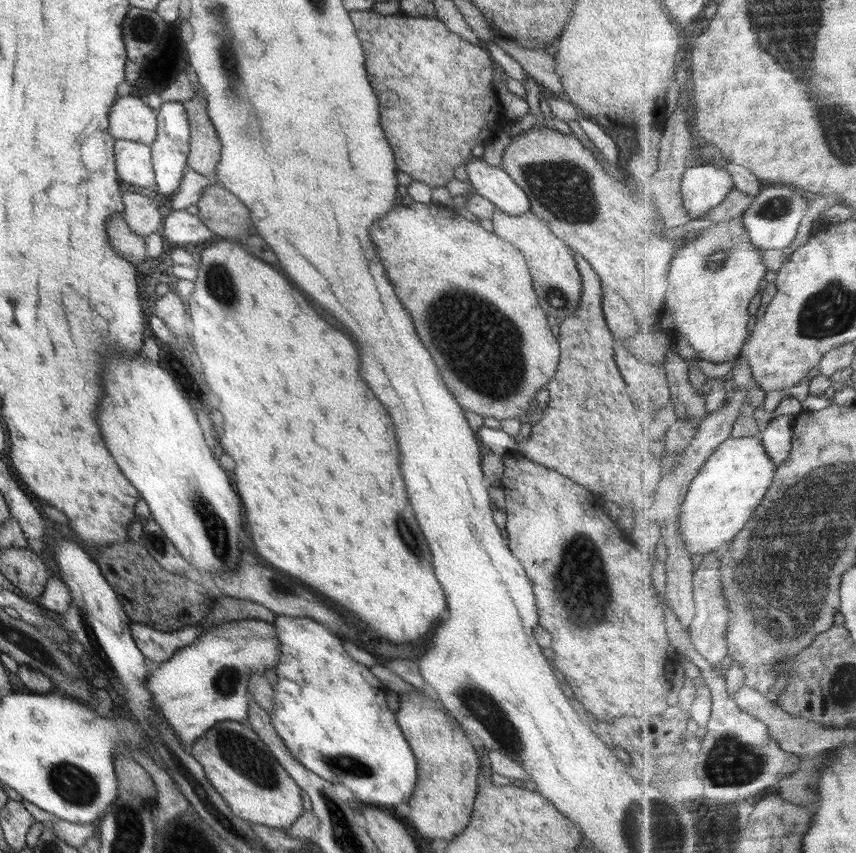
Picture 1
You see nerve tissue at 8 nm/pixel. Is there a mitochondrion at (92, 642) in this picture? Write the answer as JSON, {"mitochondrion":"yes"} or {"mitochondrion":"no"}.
{"mitochondrion":"yes"}

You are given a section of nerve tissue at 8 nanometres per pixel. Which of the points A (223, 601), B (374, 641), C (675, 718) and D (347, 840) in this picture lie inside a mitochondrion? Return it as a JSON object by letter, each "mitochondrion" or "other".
{"A":"other","B":"other","C":"other","D":"mitochondrion"}

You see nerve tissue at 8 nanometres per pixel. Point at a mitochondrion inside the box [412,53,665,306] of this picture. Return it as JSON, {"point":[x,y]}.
{"point":[557,185]}

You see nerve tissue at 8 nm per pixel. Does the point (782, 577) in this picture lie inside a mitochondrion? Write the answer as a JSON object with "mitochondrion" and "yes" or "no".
{"mitochondrion":"yes"}

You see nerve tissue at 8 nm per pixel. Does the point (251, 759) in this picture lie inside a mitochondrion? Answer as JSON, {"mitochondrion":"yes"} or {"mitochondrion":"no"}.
{"mitochondrion":"yes"}

